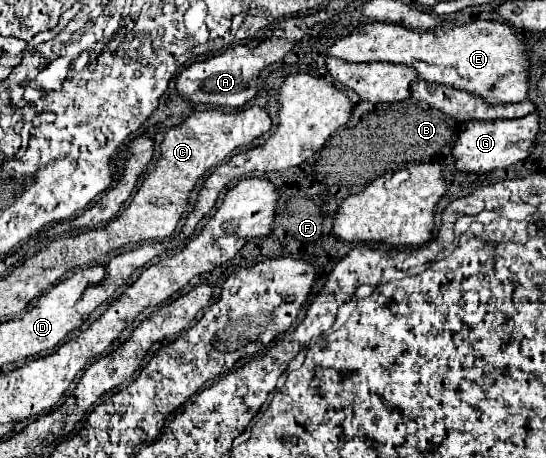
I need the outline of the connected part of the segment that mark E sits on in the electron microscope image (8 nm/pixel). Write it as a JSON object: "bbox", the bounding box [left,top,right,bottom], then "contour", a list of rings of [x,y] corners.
{"bbox":[326,20,528,104],"contour":[[[474,20],[462,26],[446,26],[426,32],[386,22],[360,24],[348,36],[338,38],[326,50],[326,56],[348,62],[390,62],[410,66],[418,72],[418,78],[426,82],[476,94],[490,104],[516,104],[522,102],[528,92],[526,48],[508,24],[494,20]]]}

